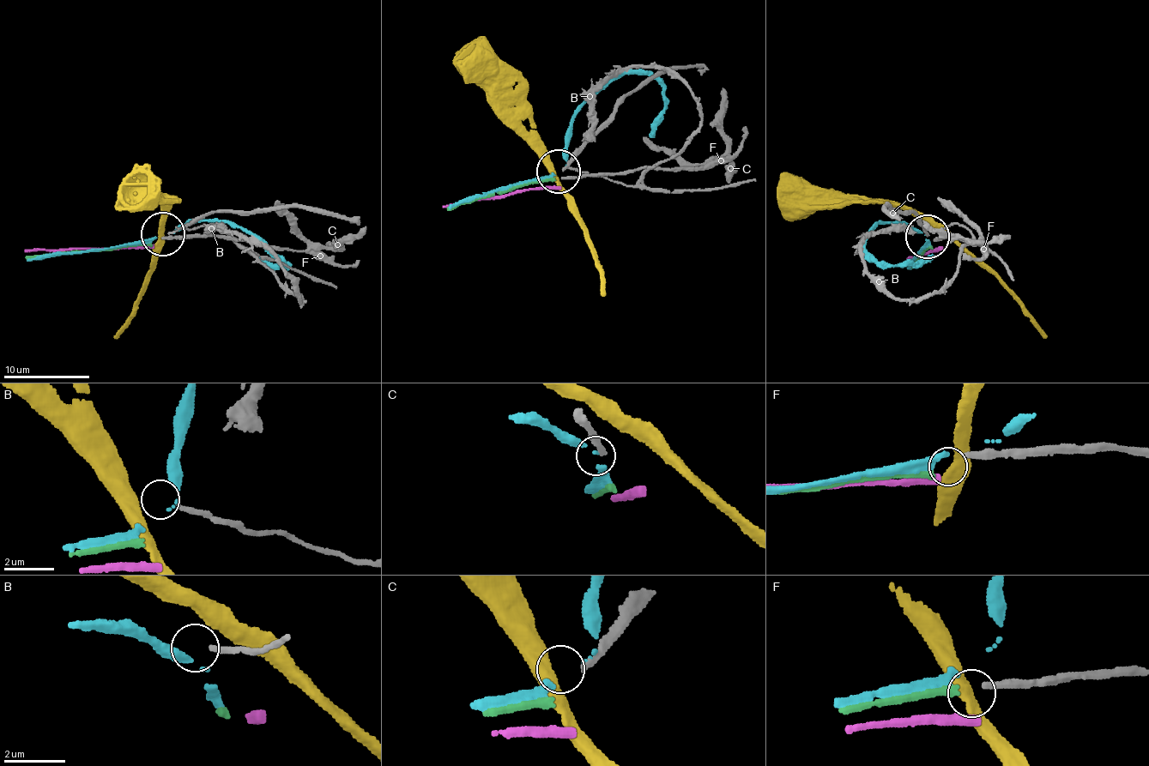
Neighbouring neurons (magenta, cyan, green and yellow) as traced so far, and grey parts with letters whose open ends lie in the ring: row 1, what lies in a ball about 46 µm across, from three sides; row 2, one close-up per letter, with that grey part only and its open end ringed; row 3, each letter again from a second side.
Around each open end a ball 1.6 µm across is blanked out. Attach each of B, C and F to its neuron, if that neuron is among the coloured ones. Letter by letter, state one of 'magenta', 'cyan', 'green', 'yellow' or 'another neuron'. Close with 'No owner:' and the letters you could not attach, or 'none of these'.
B: another neuron
C: another neuron
F: another neuron
No owner: B, C, F

